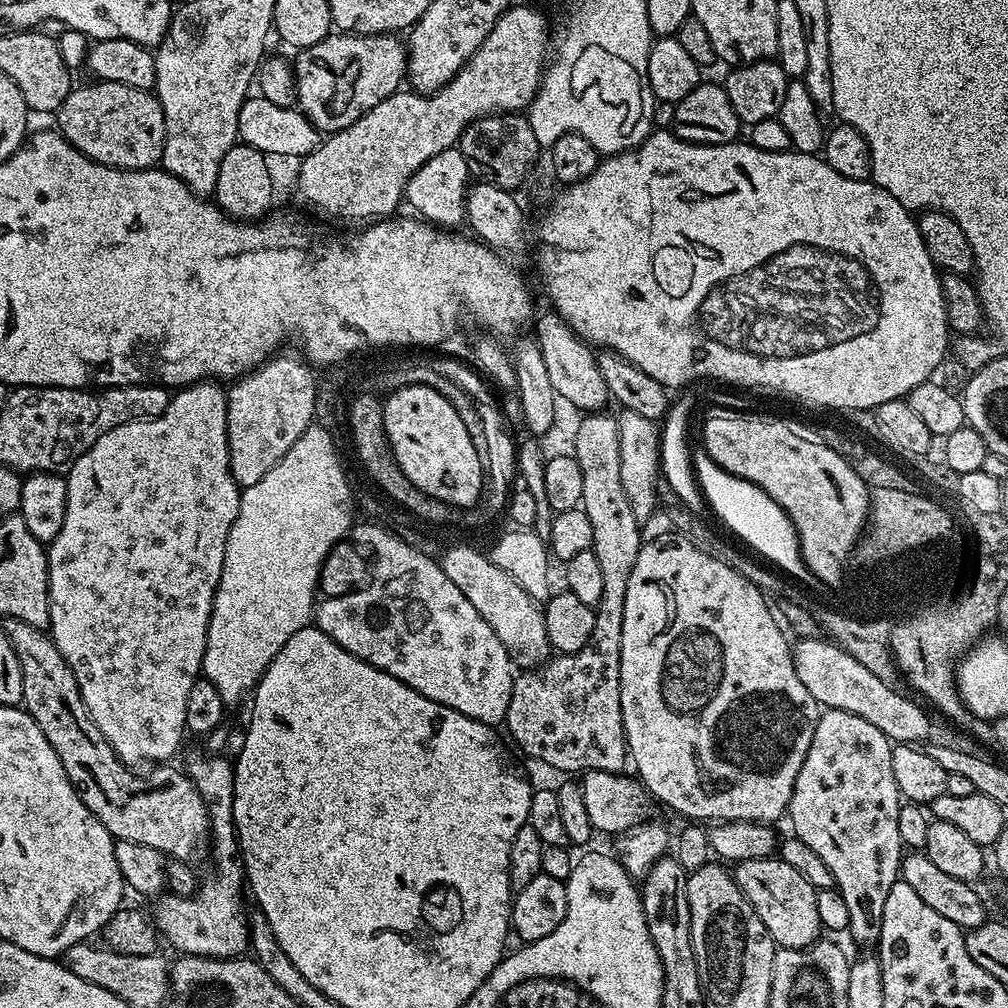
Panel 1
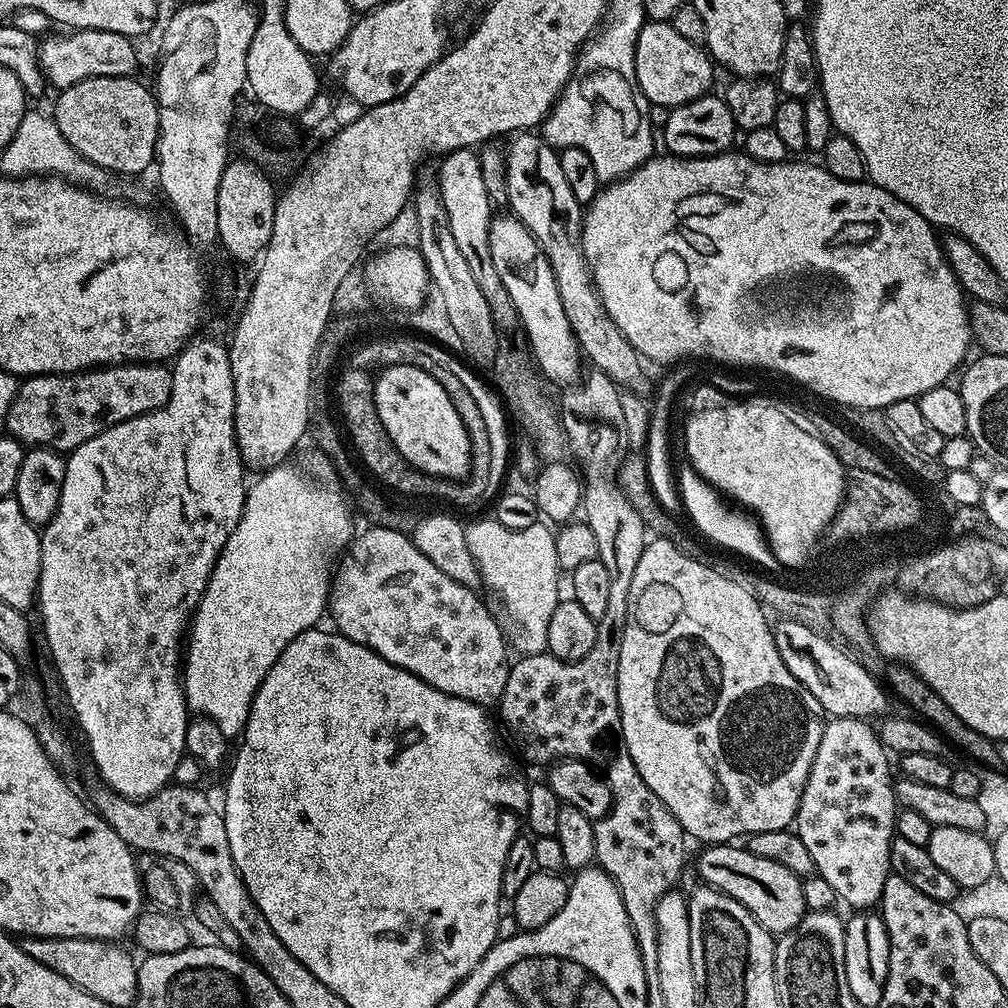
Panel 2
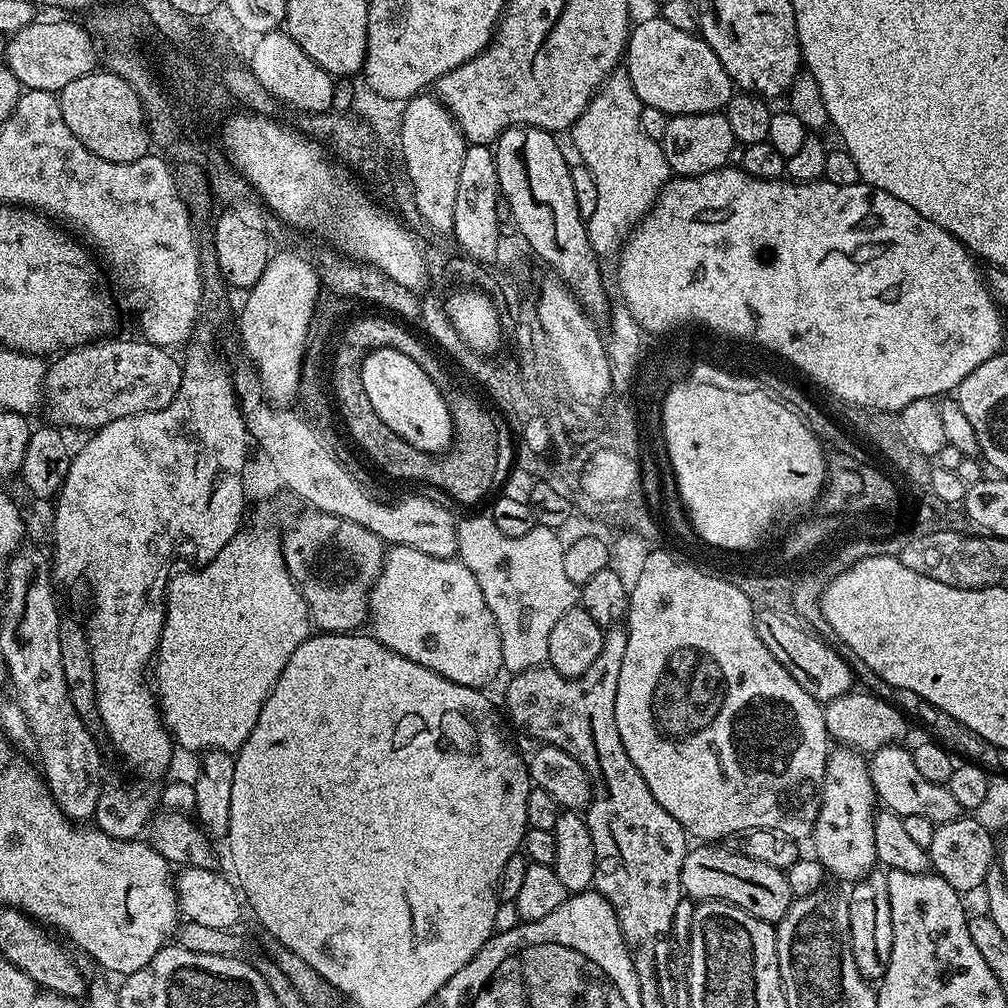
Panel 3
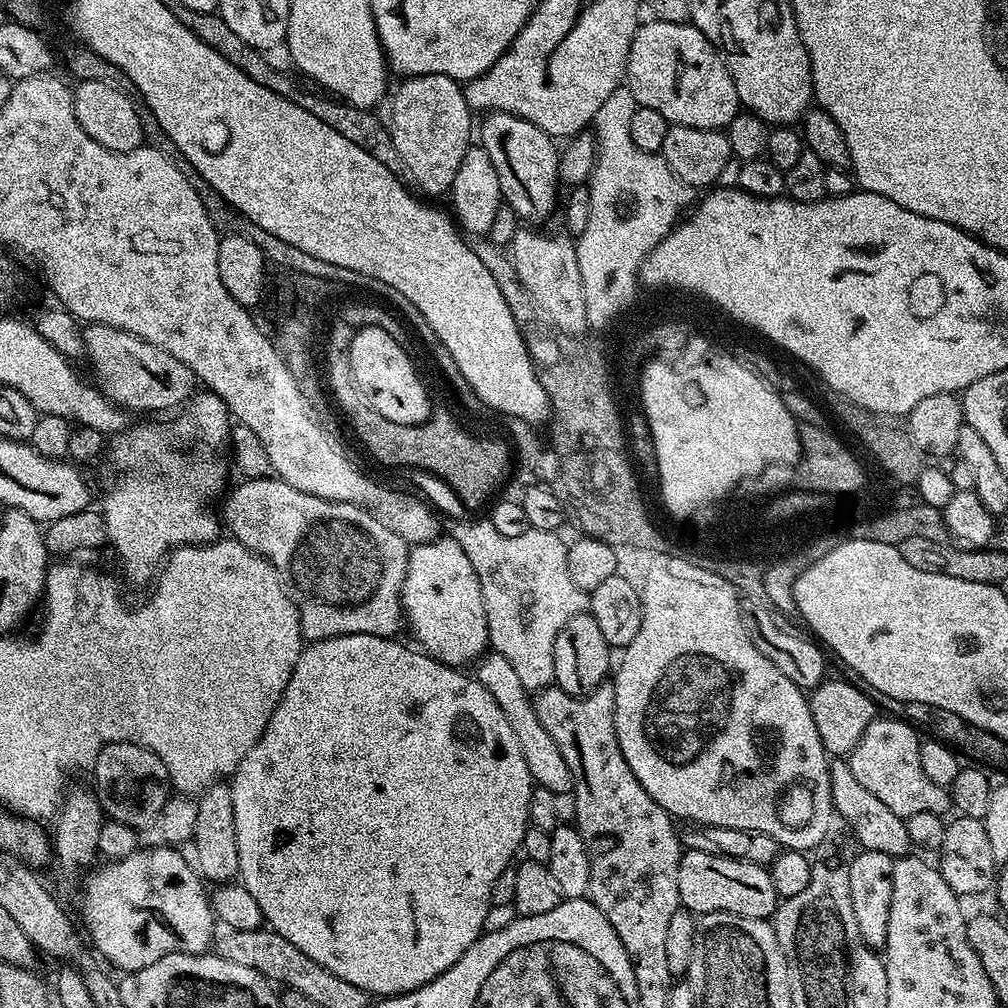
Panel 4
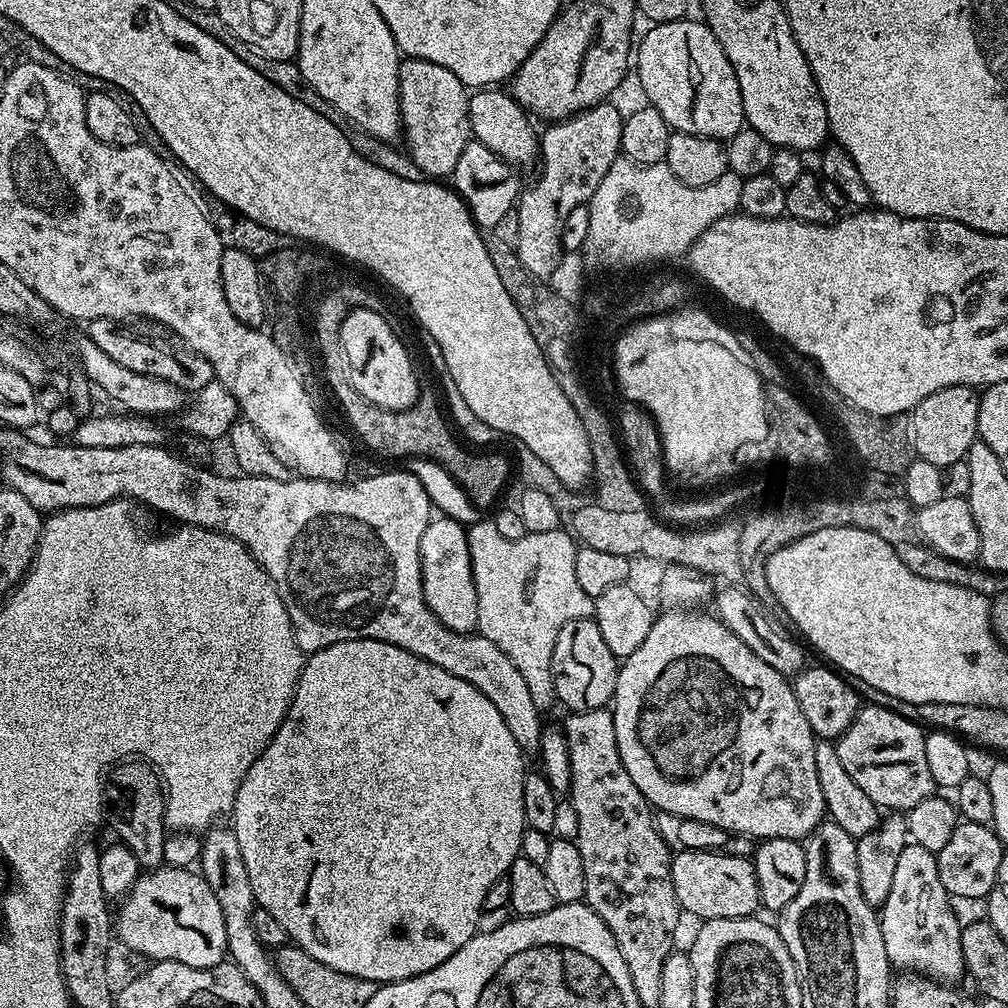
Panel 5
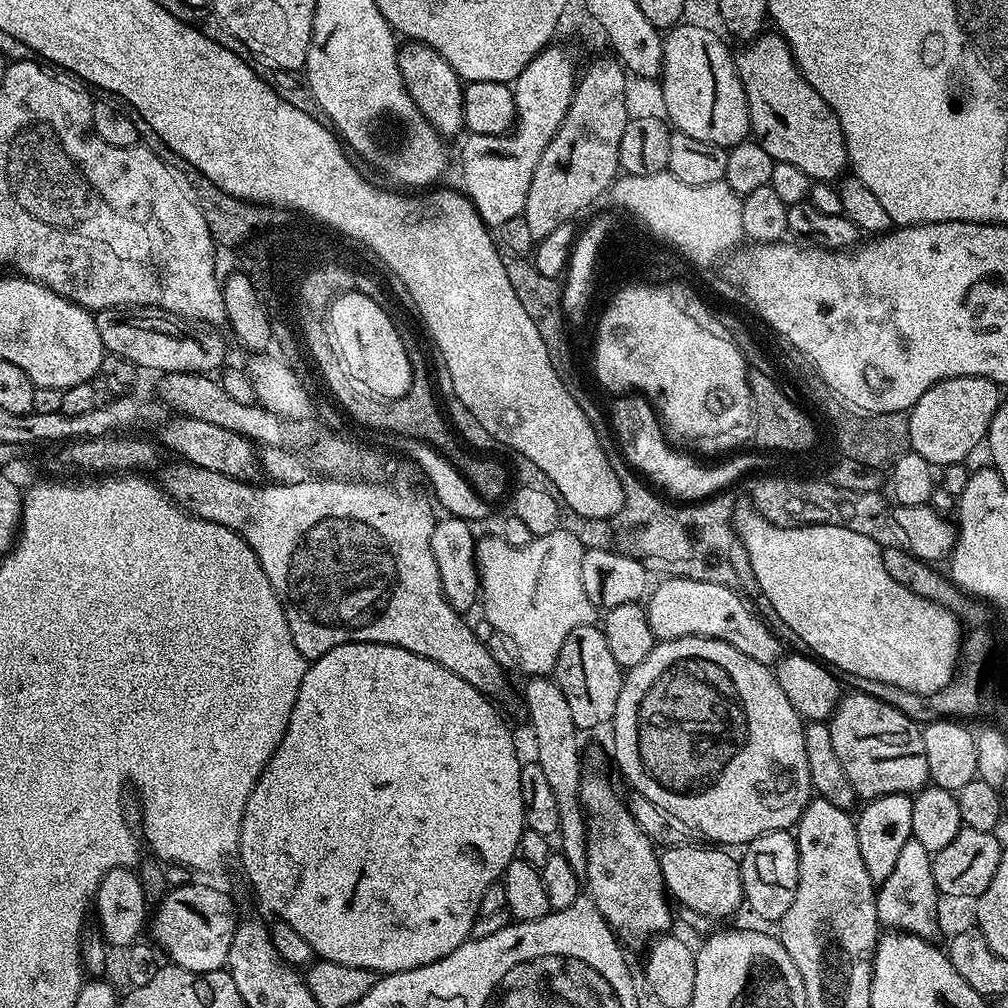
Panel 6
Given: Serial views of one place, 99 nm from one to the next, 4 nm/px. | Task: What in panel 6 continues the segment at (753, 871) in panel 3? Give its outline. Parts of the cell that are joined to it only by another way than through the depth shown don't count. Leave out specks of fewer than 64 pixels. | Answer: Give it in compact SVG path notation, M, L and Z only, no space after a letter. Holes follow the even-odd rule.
M691 842L675 844L659 853L664 887L677 905L700 916L732 916L745 903L741 861L720 846L695 848Z

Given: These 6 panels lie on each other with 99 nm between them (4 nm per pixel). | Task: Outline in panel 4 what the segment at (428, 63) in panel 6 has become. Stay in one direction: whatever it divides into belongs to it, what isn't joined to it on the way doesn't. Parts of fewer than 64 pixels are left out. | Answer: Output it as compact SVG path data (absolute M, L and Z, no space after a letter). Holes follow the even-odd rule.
M426 74L425 76L410 76L399 81L400 89L396 93L393 91L392 96L392 124L390 120L390 131L392 133L392 141L394 142L394 150L398 154L398 158L404 164L404 171L410 177L412 175L411 183L415 185L425 197L436 198L432 196L440 196L451 193L452 183L454 182L454 174L458 174L458 166L462 166L462 158L466 158L466 150L473 143L474 140L474 120L472 124L472 116L474 117L473 109L469 108L466 98L464 97L464 89L457 81L451 80L446 74Z

